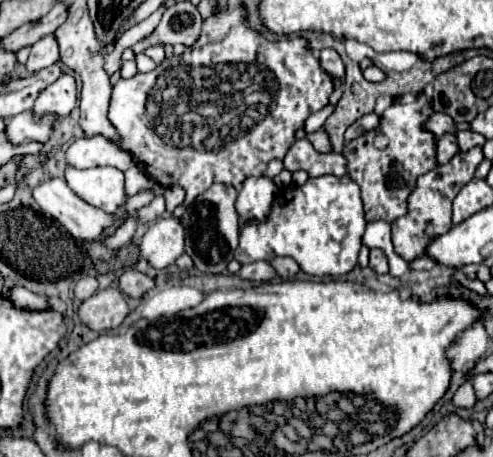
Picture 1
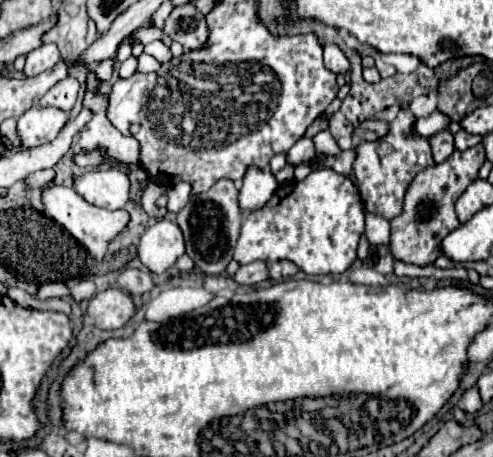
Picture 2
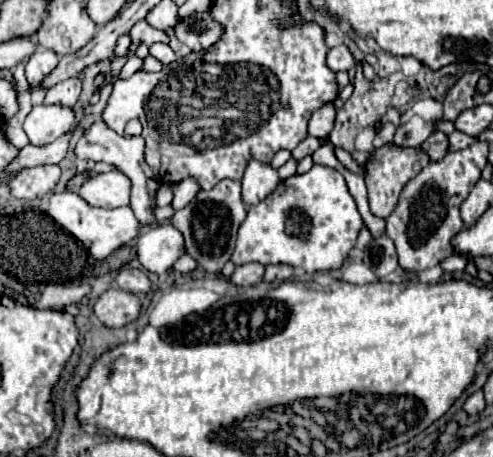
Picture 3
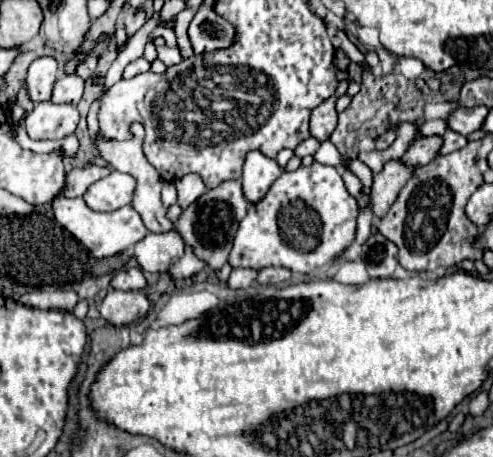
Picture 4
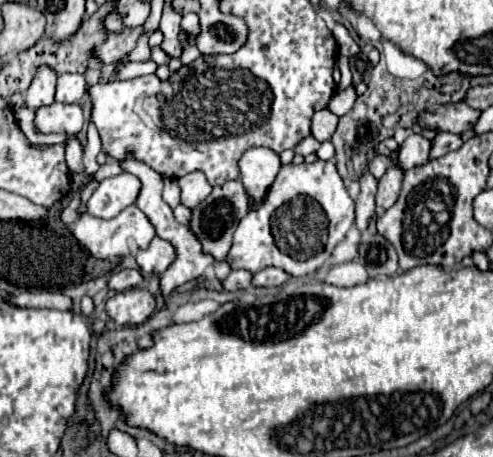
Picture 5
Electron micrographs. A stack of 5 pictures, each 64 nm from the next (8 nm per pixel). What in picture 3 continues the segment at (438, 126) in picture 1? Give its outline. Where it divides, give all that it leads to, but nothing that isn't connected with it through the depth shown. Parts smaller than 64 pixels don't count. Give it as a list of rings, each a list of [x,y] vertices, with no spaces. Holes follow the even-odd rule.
[[[412,116],[410,120],[402,122],[394,134],[394,144],[398,146],[420,146],[432,132],[436,130],[436,120],[422,120],[418,116]]]

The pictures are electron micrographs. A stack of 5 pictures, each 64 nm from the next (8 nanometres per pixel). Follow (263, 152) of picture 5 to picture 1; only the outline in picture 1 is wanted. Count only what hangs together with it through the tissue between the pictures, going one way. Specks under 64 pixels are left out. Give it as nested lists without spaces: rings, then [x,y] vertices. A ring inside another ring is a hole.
[[[248,178],[236,200],[236,212],[240,222],[248,224],[248,220],[266,220],[268,208],[272,206],[276,192],[278,188],[270,178]]]

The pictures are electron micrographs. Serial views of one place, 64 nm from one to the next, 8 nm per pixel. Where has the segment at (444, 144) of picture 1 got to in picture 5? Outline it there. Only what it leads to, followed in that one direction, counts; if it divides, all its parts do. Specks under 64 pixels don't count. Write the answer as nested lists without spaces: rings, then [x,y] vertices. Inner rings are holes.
[[[420,134],[408,136],[402,142],[400,156],[398,156],[398,162],[400,162],[402,170],[408,170],[408,168],[416,168],[416,166],[426,164],[428,162],[430,148],[432,148],[432,142],[426,140],[424,136],[420,136]]]

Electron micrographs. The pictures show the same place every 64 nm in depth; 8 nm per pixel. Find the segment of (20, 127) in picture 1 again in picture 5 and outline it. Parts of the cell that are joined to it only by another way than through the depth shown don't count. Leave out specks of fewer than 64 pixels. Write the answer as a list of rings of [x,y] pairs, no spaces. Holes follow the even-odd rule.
[[[50,104],[36,110],[34,128],[40,134],[78,134],[84,124],[78,104]]]

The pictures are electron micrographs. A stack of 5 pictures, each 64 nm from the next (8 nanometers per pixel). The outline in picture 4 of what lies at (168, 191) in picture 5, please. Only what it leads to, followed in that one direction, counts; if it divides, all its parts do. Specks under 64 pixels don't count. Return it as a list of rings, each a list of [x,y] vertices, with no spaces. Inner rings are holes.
[[[172,182],[162,184],[162,204],[168,208],[170,204],[176,204],[176,188]]]

